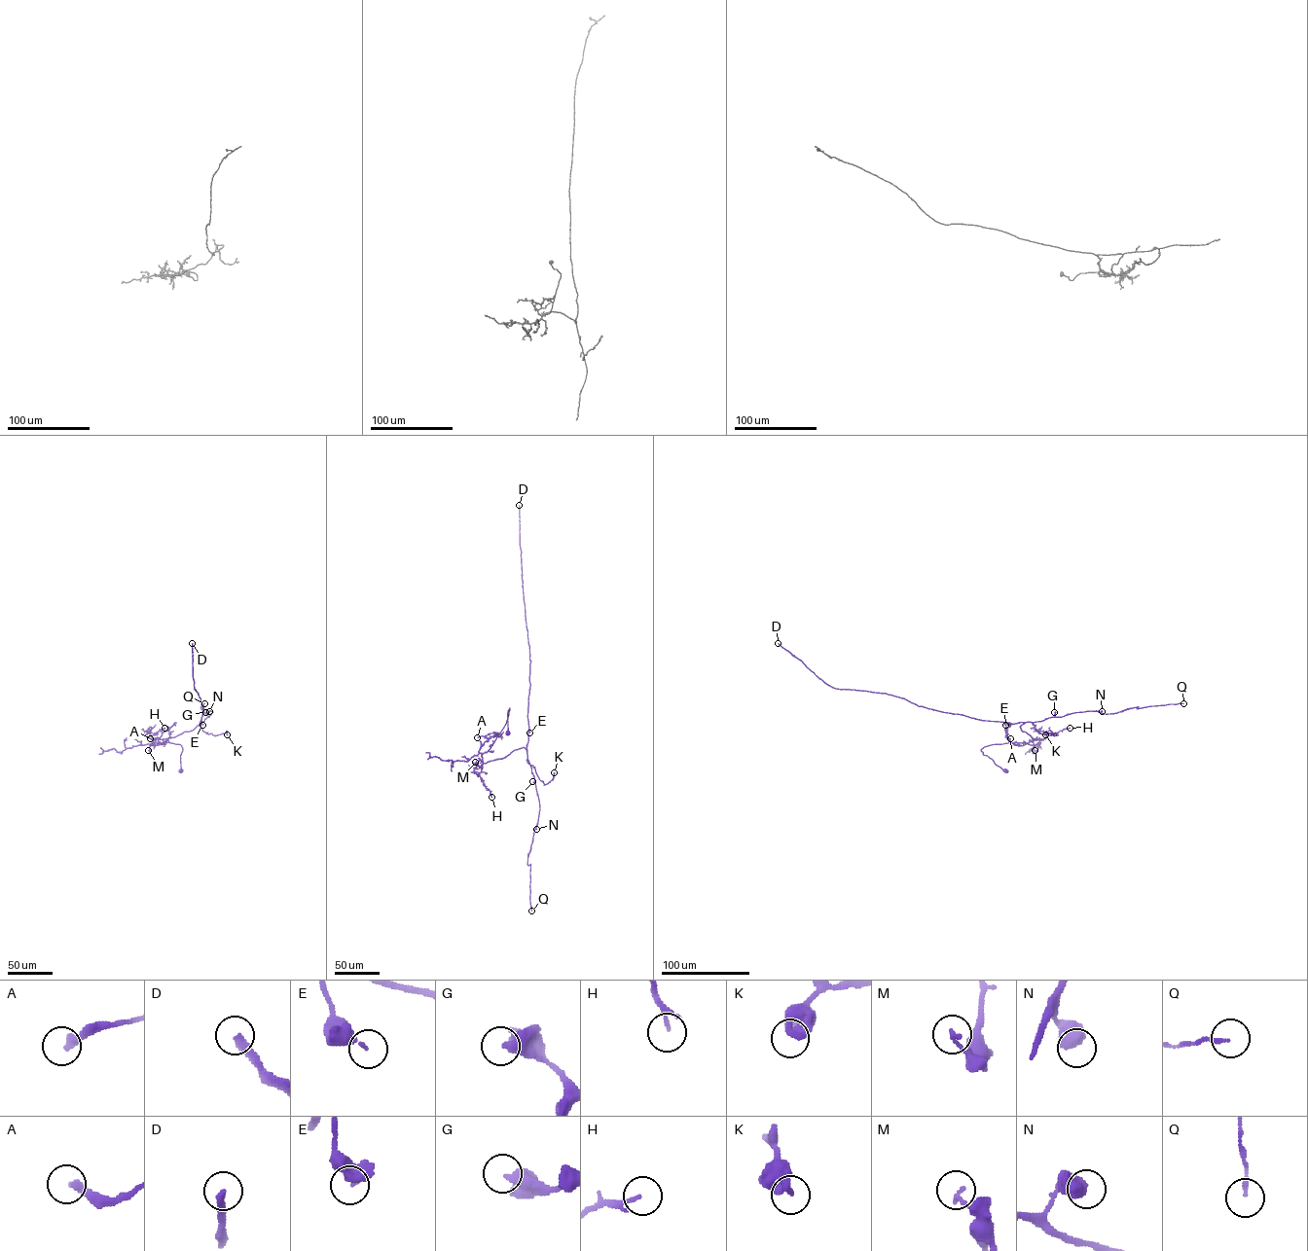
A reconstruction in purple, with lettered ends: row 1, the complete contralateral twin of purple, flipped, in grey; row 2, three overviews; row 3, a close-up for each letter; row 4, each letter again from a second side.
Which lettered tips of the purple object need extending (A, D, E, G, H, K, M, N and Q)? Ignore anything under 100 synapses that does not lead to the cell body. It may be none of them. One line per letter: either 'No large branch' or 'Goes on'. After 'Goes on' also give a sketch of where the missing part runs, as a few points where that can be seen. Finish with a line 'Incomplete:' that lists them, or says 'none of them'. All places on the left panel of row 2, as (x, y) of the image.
A: No large branch
D: Goes on. Course of what is missing: (192, 643), (198, 622), (221, 598), (268, 581)
E: No large branch
G: No large branch
H: No large branch
K: No large branch
M: No large branch
N: No large branch
Q: No large branch
Incomplete: D

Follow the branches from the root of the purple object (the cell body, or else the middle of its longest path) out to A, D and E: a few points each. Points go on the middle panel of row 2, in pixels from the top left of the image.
A: (507, 732), (510, 708), (505, 725), (488, 751), (478, 752), (488, 739), (477, 737)
D: (507, 732), (510, 708), (505, 725), (482, 755), (483, 763), (523, 747), (527, 751), (530, 661), (519, 505)
E: (507, 732), (510, 708), (505, 725), (482, 755), (483, 763), (523, 747), (526, 752), (529, 732)

